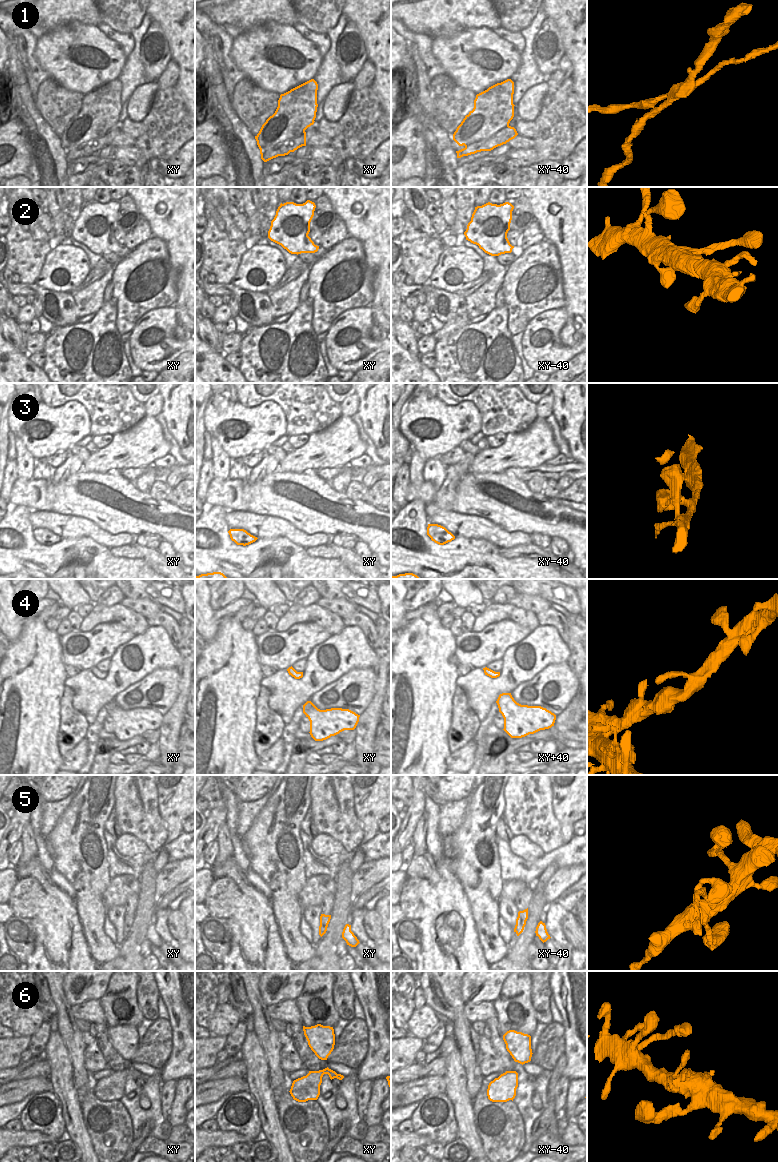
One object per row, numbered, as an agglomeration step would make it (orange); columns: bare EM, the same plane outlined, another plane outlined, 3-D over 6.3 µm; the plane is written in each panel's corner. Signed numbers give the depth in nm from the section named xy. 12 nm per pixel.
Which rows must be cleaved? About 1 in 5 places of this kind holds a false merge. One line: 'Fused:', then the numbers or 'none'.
Fused: 1

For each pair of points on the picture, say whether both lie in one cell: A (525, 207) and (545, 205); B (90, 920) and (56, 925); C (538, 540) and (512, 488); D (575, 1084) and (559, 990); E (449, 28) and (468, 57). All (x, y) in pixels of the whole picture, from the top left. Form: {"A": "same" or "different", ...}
{"A": "different", "B": "different", "C": "different", "D": "different", "E": "different"}

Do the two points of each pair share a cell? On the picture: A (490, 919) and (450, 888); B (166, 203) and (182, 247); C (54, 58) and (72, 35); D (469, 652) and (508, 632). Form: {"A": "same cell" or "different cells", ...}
{"A": "different cells", "B": "same cell", "C": "same cell", "D": "same cell"}

